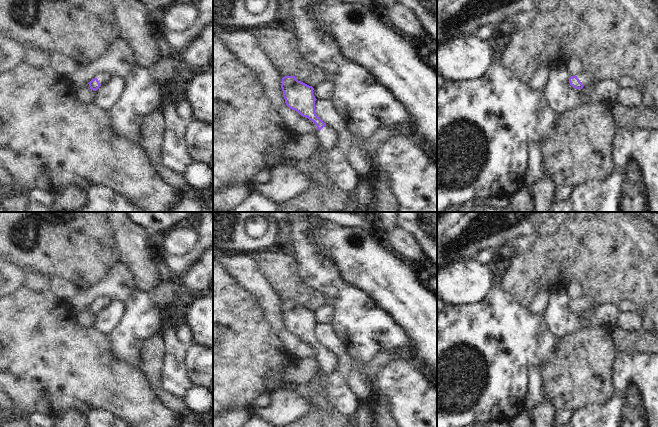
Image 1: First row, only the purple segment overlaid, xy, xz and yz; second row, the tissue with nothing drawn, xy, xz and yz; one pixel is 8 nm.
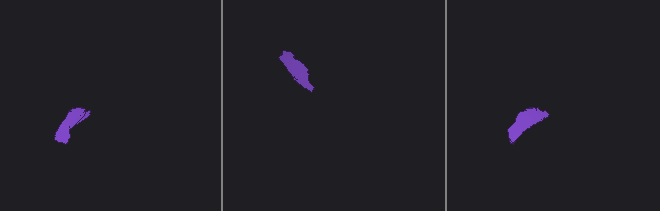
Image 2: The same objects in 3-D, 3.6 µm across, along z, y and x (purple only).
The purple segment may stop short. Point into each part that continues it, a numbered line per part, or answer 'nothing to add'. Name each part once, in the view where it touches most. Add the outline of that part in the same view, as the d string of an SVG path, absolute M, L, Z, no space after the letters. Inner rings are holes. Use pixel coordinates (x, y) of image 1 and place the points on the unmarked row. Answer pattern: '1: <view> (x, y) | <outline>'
1: yz (585, 302) | M582 295L577 302L583 308L583 310L587 310L590 308L595 308L597 306L596 302L588 296Z

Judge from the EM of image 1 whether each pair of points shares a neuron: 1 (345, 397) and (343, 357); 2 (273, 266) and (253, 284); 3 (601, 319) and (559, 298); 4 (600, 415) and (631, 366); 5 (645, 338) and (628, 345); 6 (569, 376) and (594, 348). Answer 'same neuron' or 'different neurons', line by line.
1: same neuron
2: different neurons
3: same neuron
4: same neuron
5: same neuron
6: same neuron

